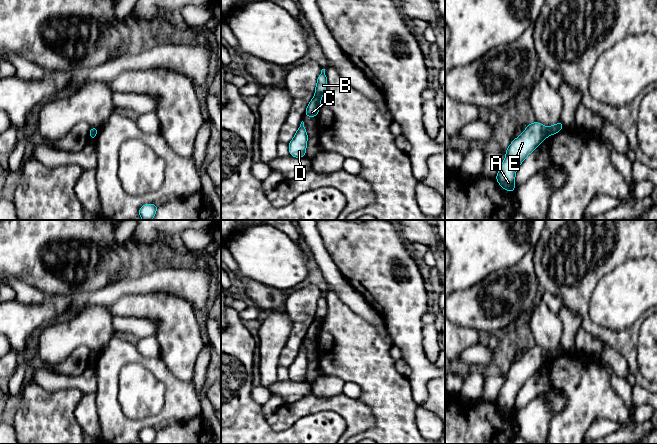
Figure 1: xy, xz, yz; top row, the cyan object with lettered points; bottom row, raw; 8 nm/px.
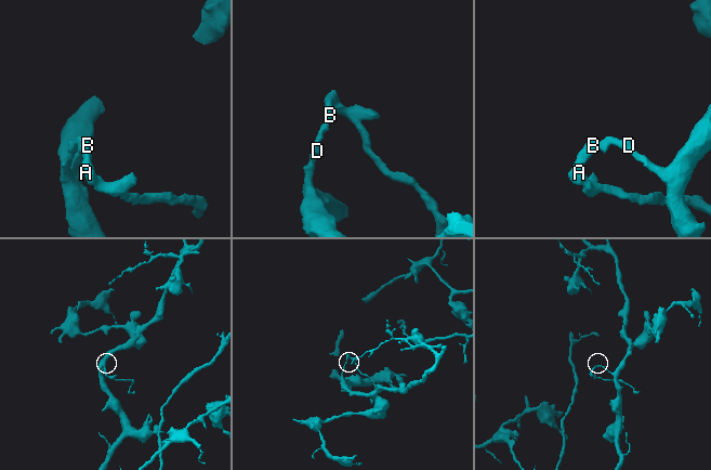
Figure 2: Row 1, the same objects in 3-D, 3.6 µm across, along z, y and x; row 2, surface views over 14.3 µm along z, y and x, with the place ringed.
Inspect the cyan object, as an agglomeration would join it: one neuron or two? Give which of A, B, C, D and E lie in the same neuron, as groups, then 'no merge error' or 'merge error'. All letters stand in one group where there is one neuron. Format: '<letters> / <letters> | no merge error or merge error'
A B E / C D | merge error

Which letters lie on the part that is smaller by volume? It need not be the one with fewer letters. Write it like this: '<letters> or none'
A, B, E

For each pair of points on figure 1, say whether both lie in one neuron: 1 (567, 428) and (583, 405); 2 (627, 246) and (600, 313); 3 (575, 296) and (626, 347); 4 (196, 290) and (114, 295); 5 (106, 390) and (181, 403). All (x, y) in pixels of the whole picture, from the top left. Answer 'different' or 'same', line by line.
1: same
2: different
3: same
4: same
5: same

